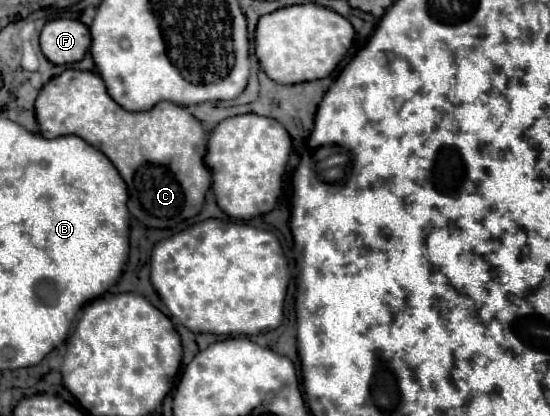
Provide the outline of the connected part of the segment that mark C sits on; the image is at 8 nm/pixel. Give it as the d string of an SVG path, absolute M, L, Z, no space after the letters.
M66 69L64 73L50 79L42 87L36 99L36 121L40 125L40 133L46 139L56 139L62 135L78 135L86 143L100 149L114 163L114 167L126 181L130 195L128 209L132 217L136 217L140 223L154 229L172 229L182 221L200 213L204 195L210 187L210 171L202 165L202 157L206 153L206 133L200 121L192 117L184 107L174 105L170 101L162 101L152 111L128 113L112 101L98 73Z

